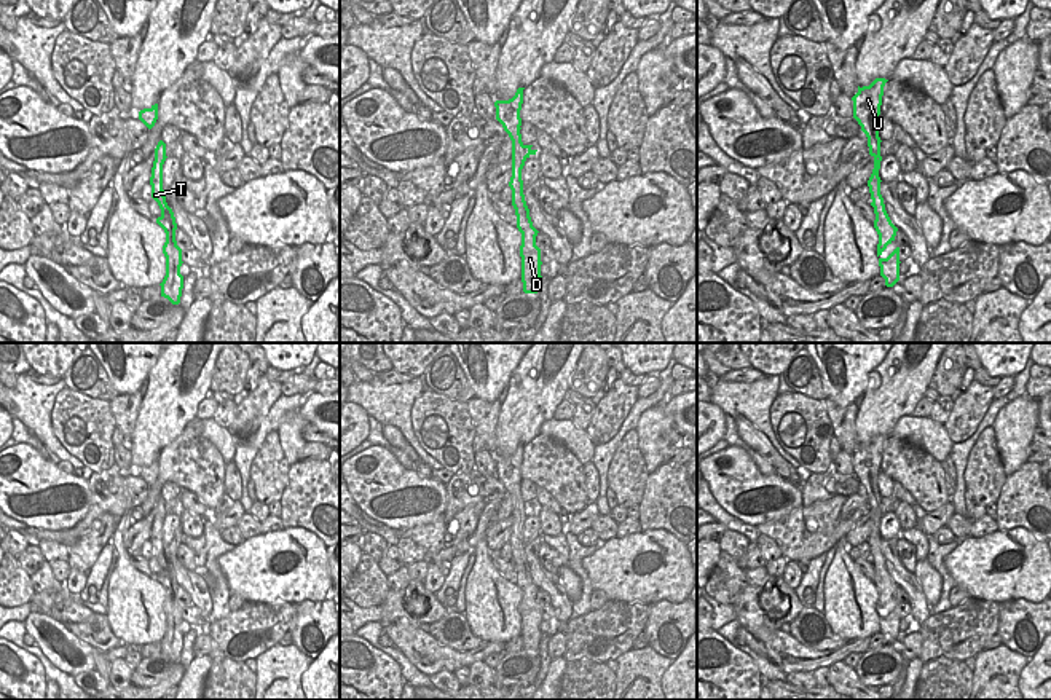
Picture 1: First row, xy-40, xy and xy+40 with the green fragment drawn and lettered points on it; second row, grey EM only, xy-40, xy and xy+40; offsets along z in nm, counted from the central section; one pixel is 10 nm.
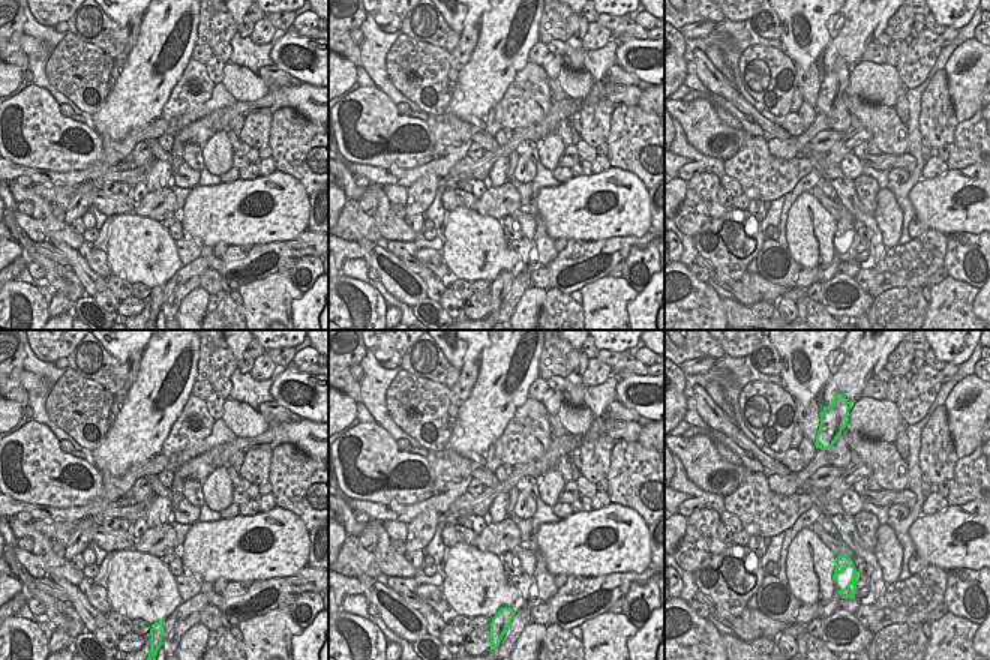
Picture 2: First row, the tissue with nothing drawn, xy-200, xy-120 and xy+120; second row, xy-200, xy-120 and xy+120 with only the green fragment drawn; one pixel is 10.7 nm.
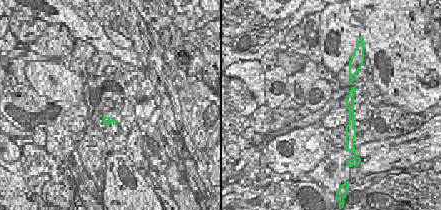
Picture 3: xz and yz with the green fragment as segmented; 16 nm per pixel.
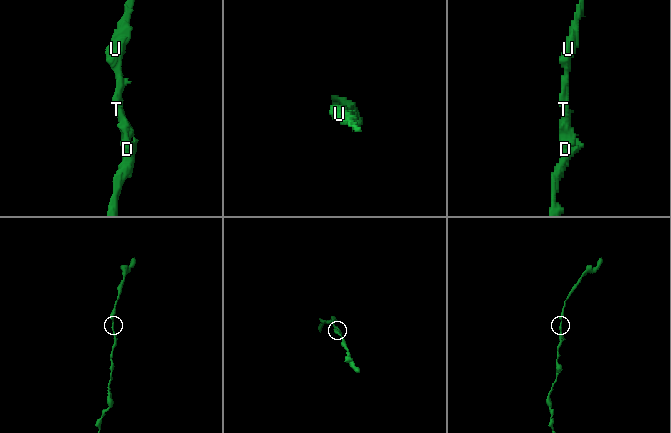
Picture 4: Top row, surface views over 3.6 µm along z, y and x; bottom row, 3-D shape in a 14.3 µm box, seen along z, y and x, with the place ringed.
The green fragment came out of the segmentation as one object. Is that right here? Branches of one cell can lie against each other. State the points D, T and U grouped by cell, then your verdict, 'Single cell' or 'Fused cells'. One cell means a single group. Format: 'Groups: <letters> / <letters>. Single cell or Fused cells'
Groups: D T U. Single cell.

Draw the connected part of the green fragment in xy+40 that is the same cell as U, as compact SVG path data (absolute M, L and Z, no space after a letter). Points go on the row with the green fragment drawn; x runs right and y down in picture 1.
M876 78L869 86L858 86L858 92L852 97L853 100L853 118L861 126L861 131L868 137L869 155L874 158L874 169L868 180L871 193L871 206L874 207L876 220L874 228L879 234L877 257L880 266L880 276L885 279L887 287L893 287L899 281L899 247L896 247L887 258L882 258L882 252L888 244L895 241L898 228L892 223L884 198L880 195L880 137L877 129L877 120L880 115L884 86L888 80Z

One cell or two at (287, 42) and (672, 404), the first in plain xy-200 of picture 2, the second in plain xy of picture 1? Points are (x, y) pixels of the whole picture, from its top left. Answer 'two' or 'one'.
one

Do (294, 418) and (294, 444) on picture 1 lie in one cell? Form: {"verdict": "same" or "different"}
{"verdict": "same"}

